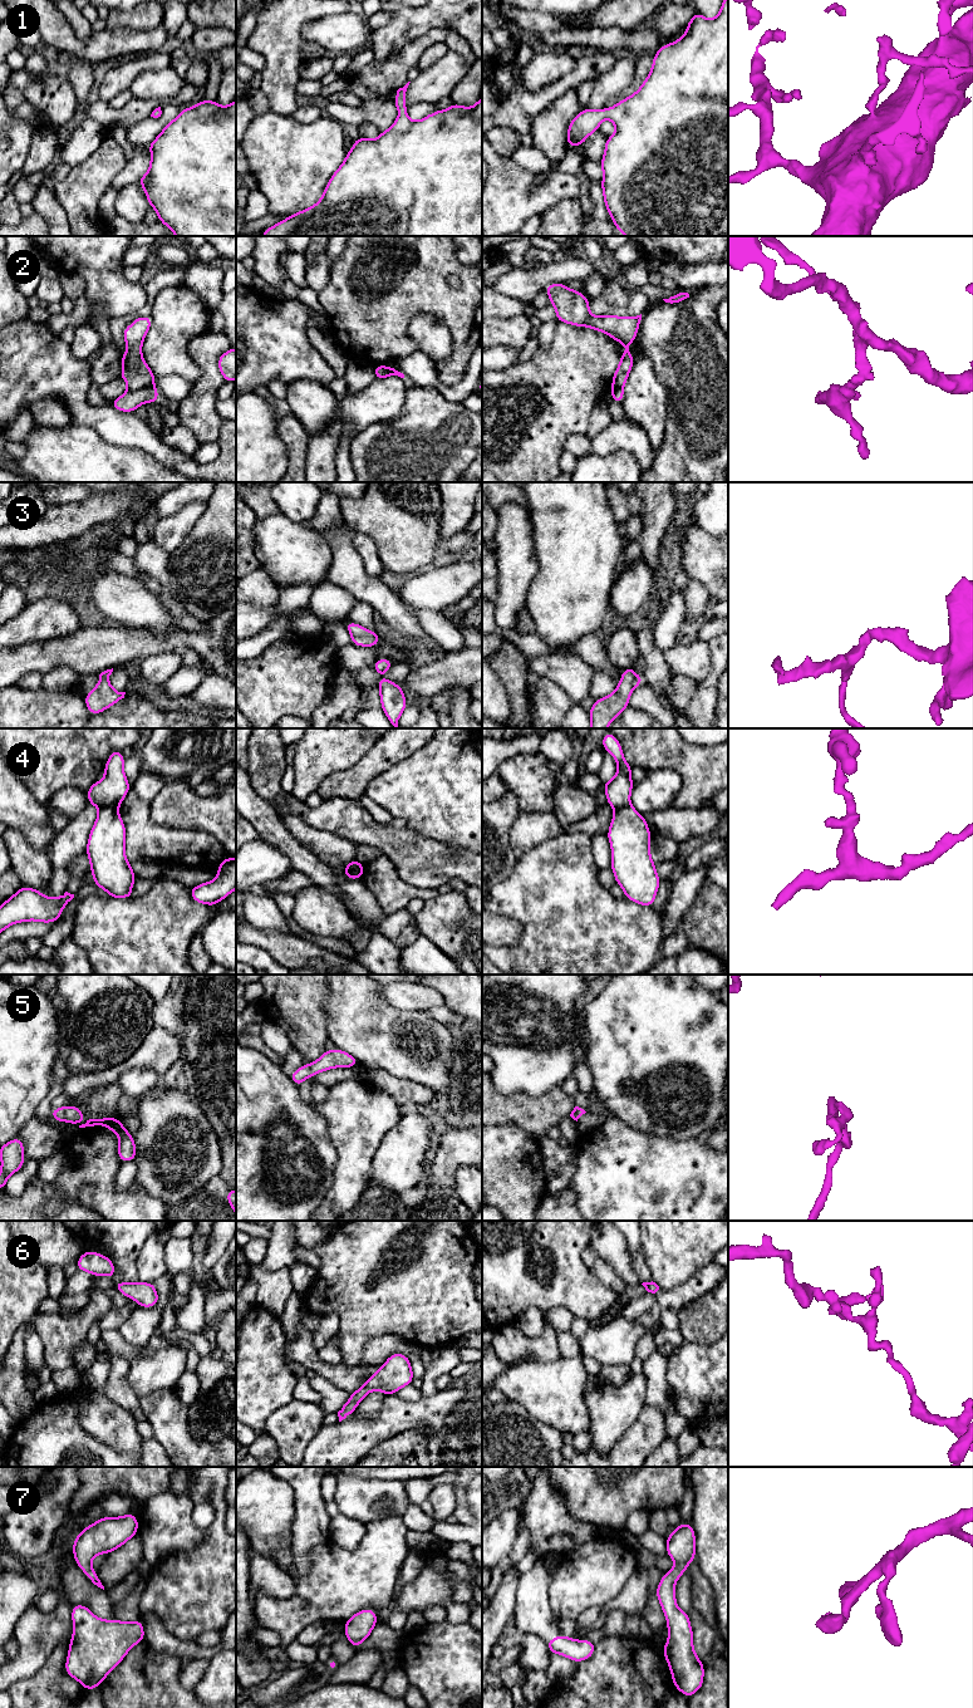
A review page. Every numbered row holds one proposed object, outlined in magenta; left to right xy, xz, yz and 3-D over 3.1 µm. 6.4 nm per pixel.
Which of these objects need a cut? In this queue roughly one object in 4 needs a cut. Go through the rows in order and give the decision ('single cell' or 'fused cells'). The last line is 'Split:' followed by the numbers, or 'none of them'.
1: single cell
2: fused cells
3: single cell
4: fused cells
5: single cell
6: single cell
7: single cell
Split: 2, 4

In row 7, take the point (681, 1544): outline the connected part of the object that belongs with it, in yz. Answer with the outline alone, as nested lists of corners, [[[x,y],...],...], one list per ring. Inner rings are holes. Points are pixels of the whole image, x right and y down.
[[[680,1523],[667,1538],[667,1554],[675,1566],[663,1574],[655,1591],[668,1625],[668,1641],[663,1646],[674,1687],[687,1698],[703,1685],[704,1665],[693,1649],[689,1615],[678,1609],[675,1582],[696,1559],[696,1536],[692,1523]]]

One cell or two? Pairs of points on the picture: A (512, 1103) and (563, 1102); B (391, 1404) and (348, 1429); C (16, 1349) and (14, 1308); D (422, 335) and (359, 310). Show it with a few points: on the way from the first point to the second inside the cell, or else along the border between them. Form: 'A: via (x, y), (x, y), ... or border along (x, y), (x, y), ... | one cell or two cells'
A: via (525, 1104), (550, 1104) | one cell
B: via (384, 1416), (370, 1429), (359, 1429) | one cell
C: border along (30, 1320), (13, 1338) | two cells
D: border along (430, 313), (409, 323), (418, 349) | two cells

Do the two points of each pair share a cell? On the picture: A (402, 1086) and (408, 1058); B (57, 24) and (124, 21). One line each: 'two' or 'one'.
A: two
B: two

